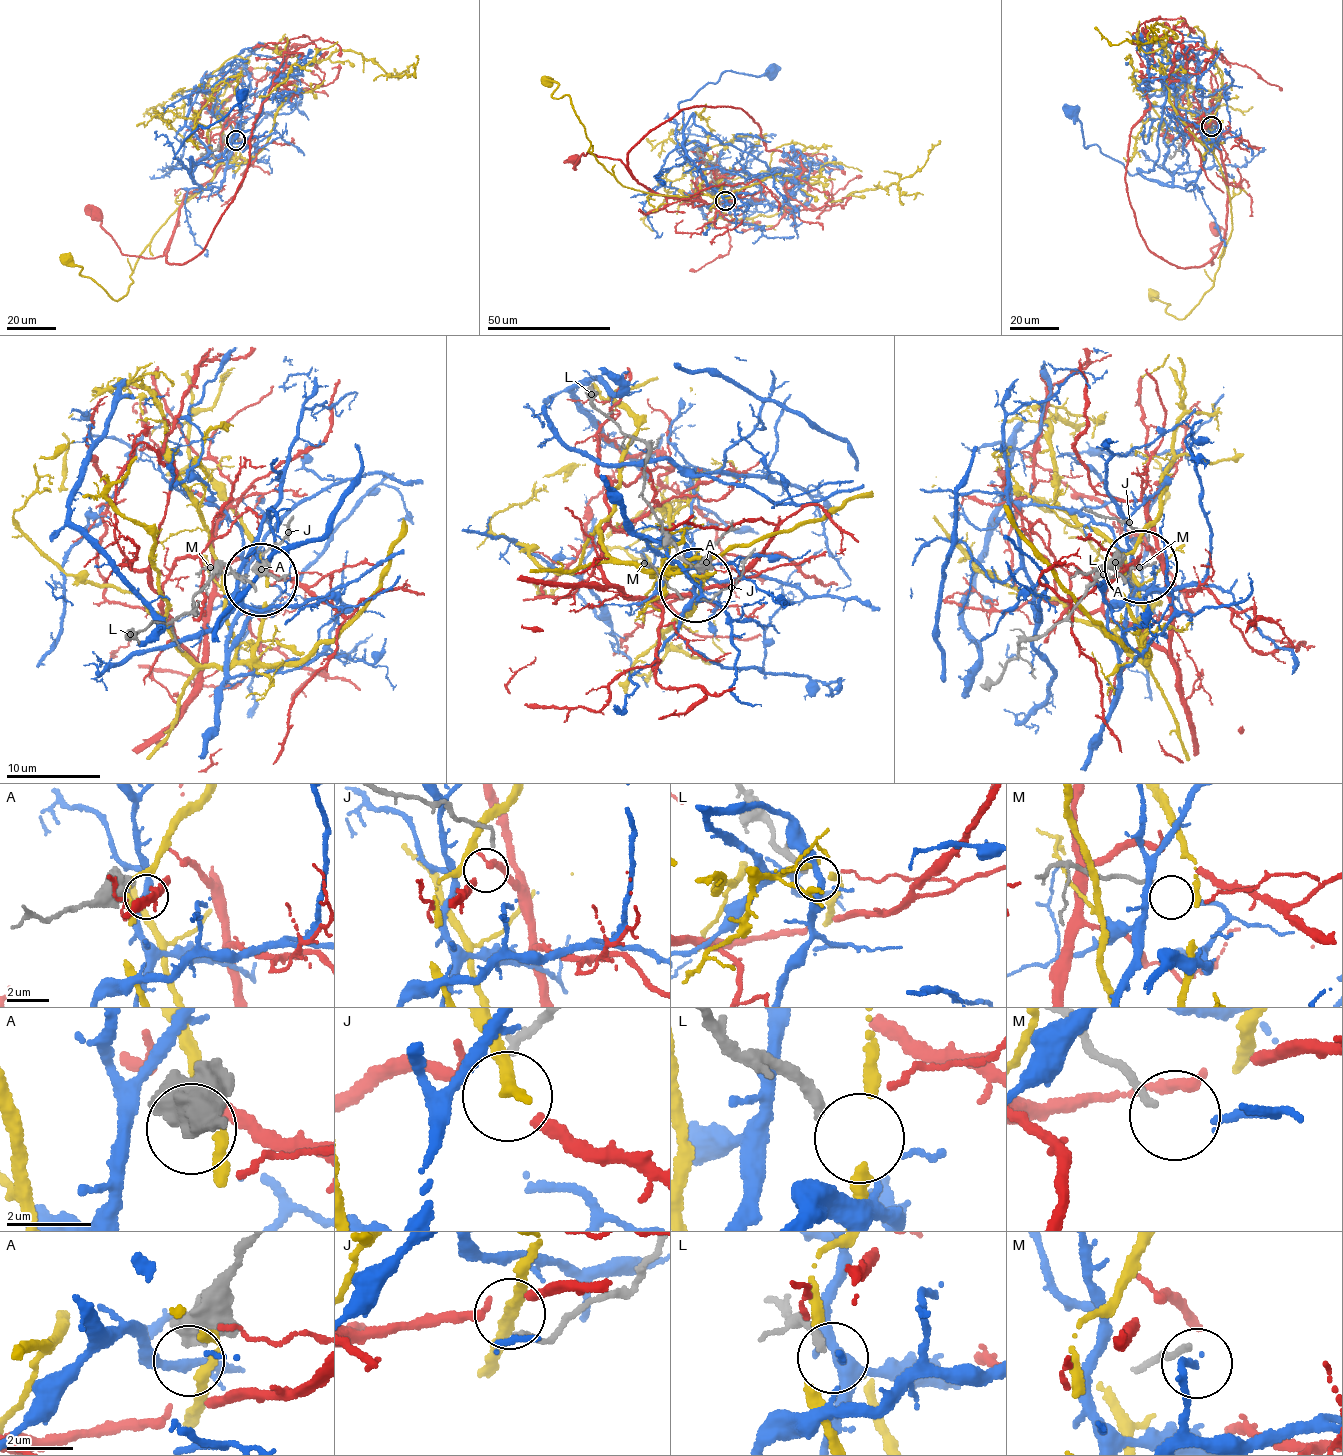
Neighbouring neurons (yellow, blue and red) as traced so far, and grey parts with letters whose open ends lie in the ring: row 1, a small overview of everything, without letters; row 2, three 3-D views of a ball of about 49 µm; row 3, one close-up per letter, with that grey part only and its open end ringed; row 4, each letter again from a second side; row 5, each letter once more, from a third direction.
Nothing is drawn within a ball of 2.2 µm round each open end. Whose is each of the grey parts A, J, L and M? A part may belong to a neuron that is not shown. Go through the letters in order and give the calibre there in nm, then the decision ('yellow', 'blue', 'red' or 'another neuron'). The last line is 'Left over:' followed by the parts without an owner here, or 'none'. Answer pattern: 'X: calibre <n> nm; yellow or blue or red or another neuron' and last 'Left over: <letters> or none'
A: calibre 900 nm; another neuron
J: calibre 190 nm; red
L: calibre 220 nm; another neuron
M: calibre 170 nm; blue
Left over: A, L

